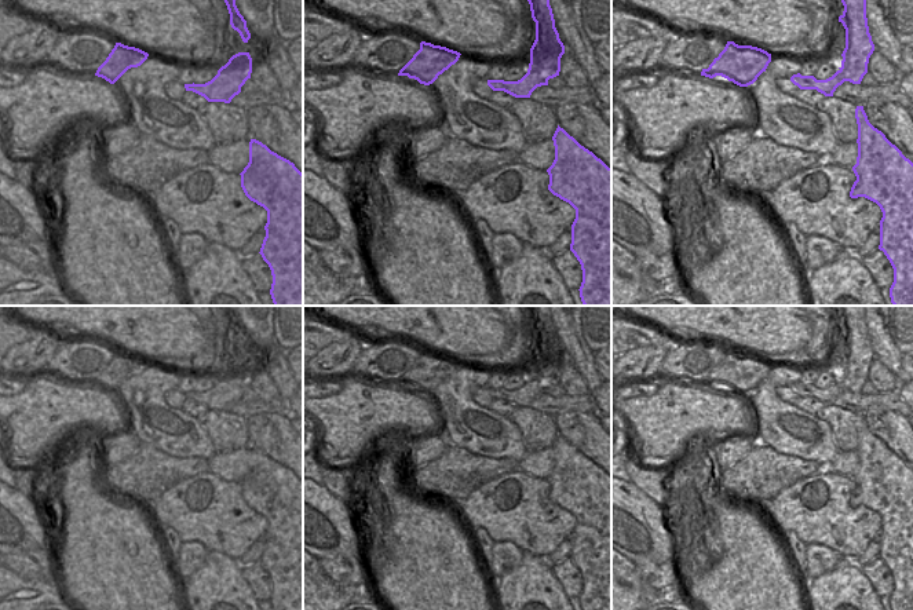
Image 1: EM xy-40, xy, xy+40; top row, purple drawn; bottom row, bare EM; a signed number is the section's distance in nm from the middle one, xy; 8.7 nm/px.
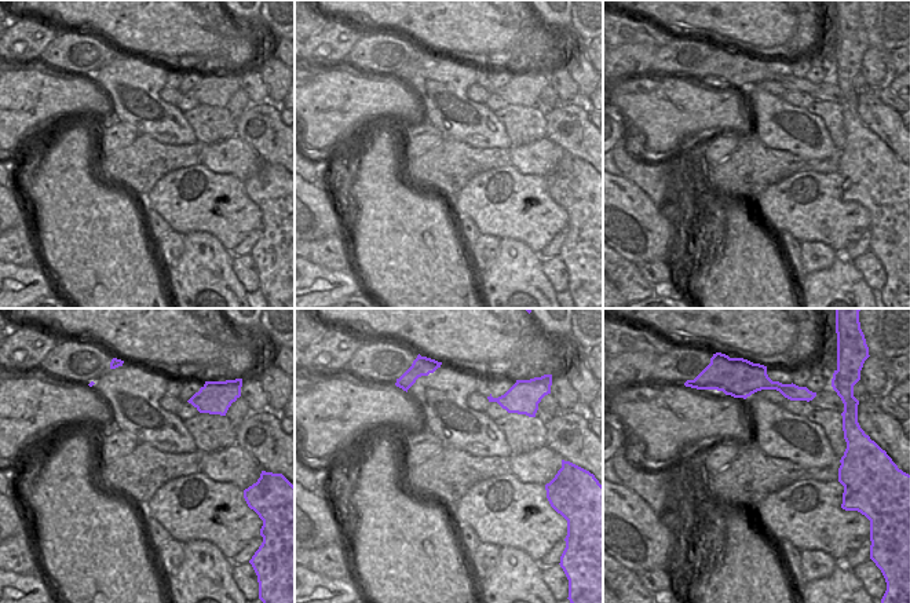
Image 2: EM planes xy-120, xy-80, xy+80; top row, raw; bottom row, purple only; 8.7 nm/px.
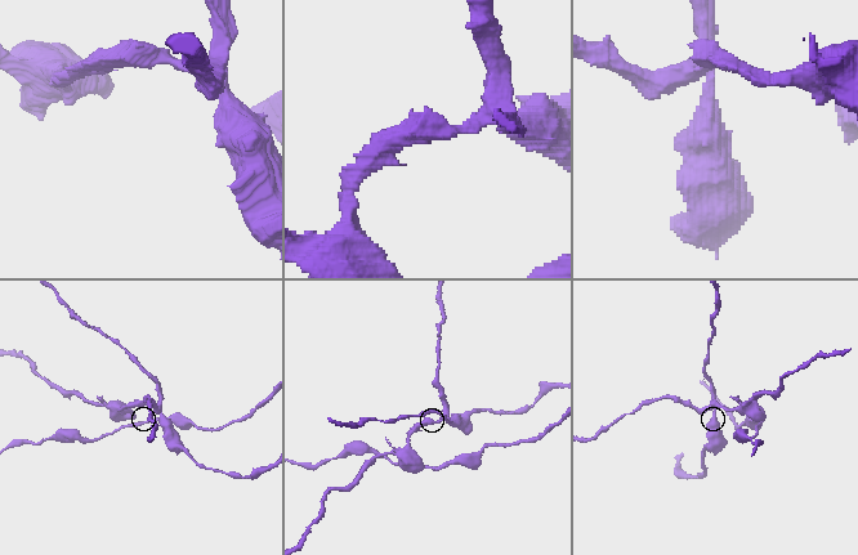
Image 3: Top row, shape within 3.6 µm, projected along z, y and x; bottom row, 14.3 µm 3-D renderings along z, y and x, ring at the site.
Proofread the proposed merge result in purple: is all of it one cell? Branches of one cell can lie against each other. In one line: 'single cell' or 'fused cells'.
fused cells

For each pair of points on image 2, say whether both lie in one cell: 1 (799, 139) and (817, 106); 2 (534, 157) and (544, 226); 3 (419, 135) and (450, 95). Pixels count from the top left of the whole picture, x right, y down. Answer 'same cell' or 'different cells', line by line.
1: different cells
2: different cells
3: different cells

